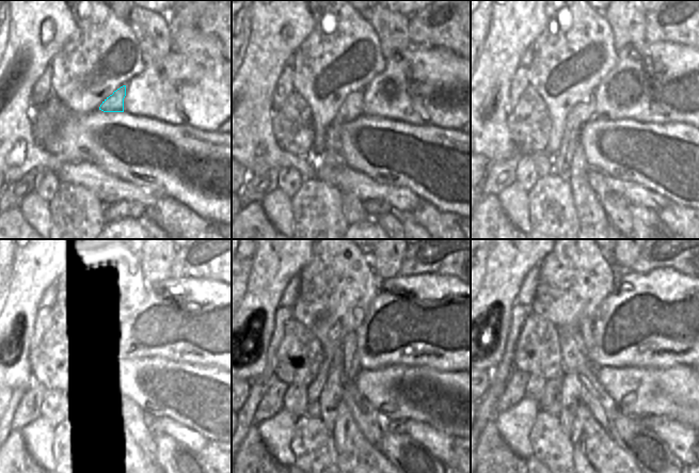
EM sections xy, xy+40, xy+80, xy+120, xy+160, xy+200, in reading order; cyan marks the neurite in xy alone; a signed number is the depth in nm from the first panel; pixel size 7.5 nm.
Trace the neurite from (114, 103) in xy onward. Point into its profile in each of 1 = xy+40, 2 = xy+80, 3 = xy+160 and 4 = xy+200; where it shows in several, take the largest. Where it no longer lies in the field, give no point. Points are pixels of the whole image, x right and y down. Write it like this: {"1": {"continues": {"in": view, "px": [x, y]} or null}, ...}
{"1": {"continues": {"in": "xy+40", "px": [352, 107]}}, "2": {"continues": {"in": "xy+80", "px": [585, 111]}}, "3": {"continues": {"in": "xy+160", "px": [331, 395]}}, "4": {"continues": {"in": "xy+200", "px": [569, 398]}}}

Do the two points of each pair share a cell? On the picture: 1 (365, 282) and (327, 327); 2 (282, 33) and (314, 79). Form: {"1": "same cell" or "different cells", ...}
{"1": "same cell", "2": "different cells"}

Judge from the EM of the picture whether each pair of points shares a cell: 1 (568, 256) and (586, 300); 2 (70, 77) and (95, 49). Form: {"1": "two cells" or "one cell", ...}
{"1": "one cell", "2": "one cell"}

